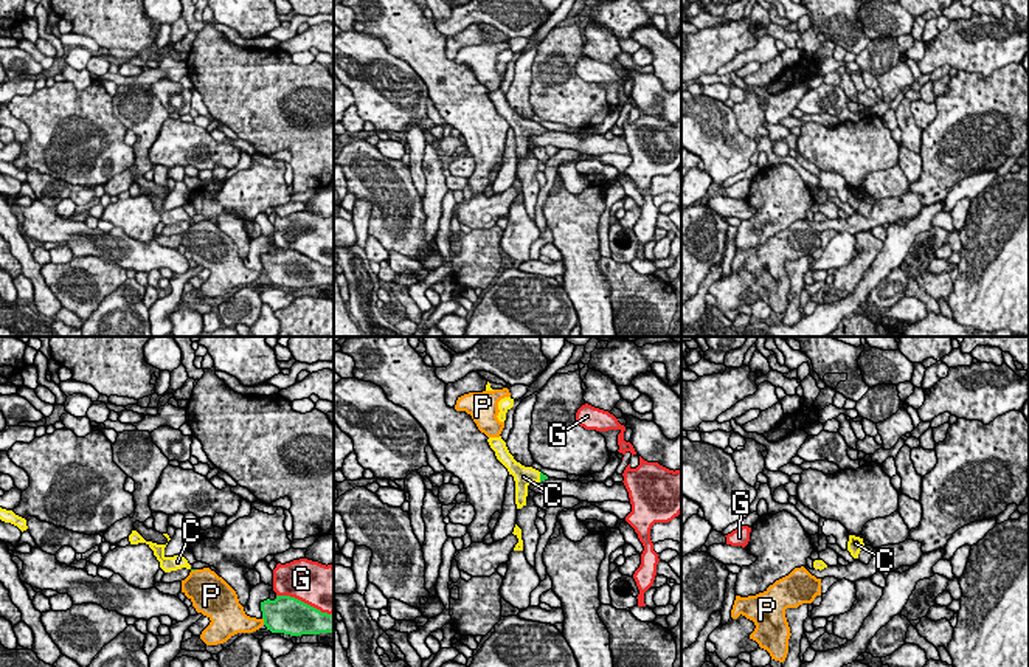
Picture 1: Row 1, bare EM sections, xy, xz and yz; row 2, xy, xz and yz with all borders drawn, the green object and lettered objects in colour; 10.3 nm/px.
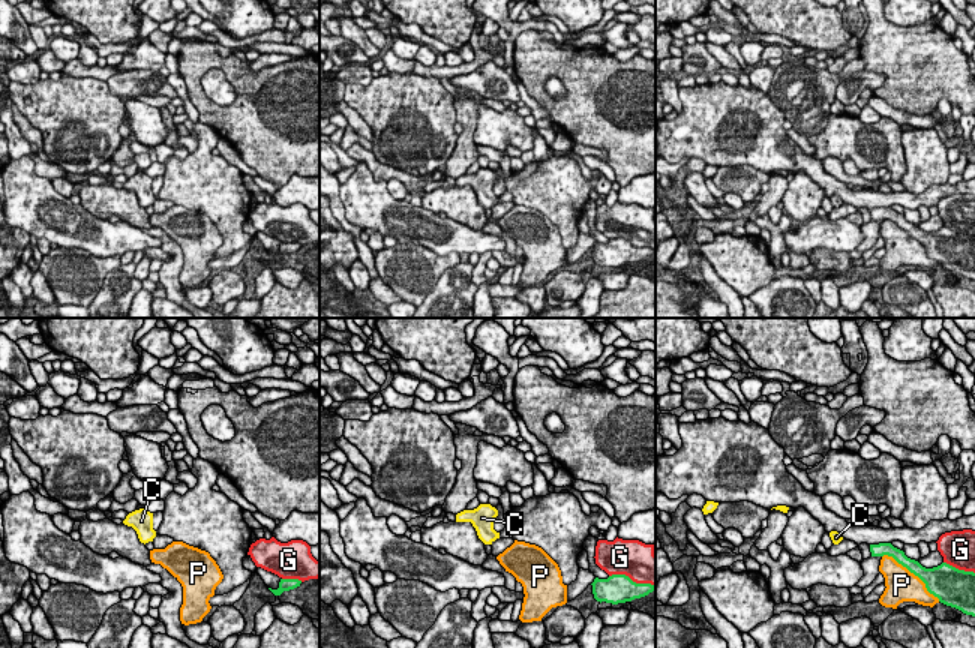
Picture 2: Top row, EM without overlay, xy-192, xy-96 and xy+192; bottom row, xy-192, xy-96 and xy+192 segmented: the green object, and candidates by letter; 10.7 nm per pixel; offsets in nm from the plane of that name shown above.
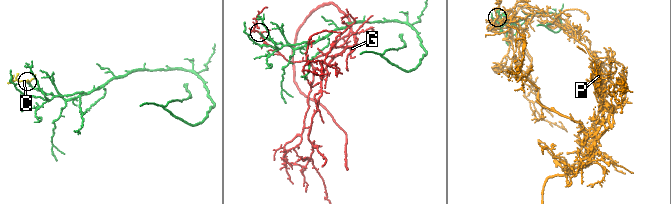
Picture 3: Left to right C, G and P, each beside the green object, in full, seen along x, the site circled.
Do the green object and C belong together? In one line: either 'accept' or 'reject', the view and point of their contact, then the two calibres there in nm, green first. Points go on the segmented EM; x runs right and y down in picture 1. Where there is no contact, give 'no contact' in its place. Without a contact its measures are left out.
accept; meets green in xz at (540, 476); 60 nm thick on the green side, 200 nm on the other

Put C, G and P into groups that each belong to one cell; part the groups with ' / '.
C / G / P

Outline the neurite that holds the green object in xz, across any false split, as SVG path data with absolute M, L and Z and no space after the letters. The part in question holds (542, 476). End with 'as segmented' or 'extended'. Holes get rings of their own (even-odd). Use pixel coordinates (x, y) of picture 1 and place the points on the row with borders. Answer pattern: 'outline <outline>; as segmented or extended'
outline M501 436L489 437L487 442L490 448L495 451L497 459L508 468L509 475L514 476L515 504L517 509L521 509L523 506L526 506L528 486L531 482L542 482L548 479L548 476L532 467L525 467L520 462L517 462L514 456L509 453L506 442L501 439Z; extended

